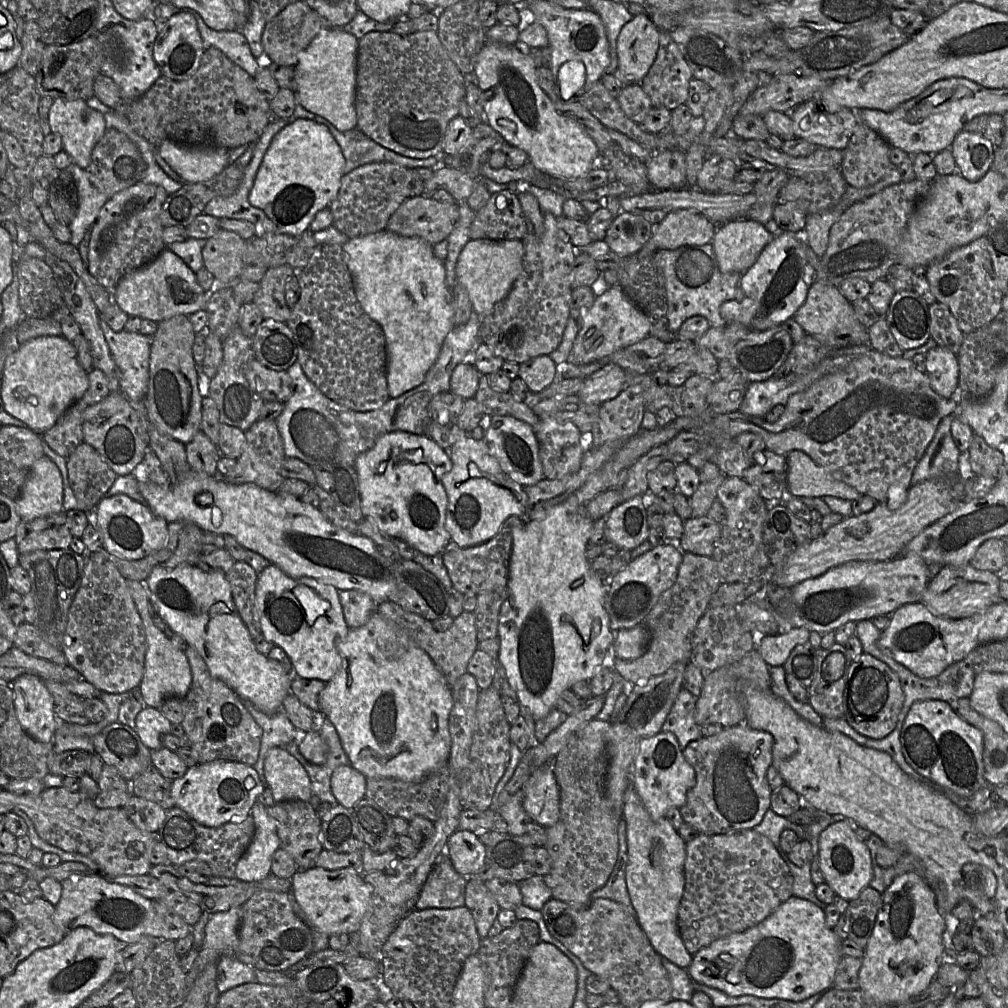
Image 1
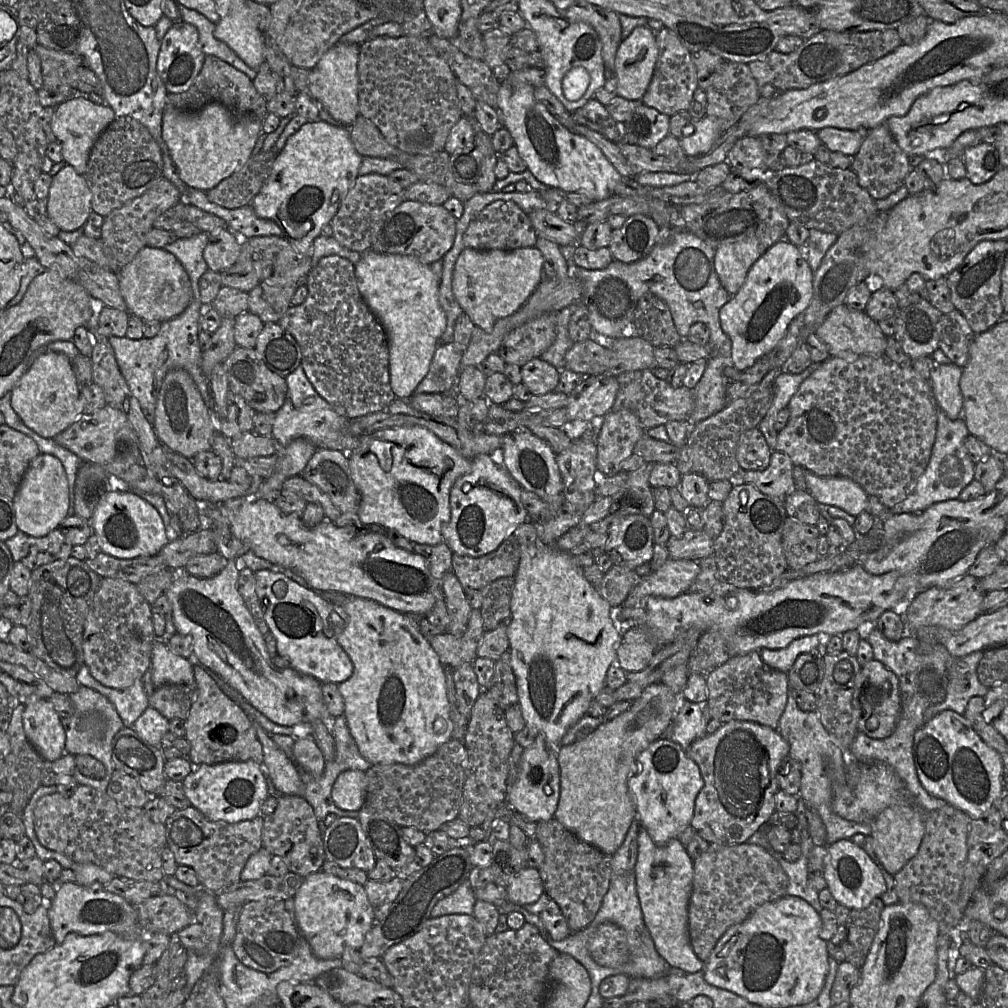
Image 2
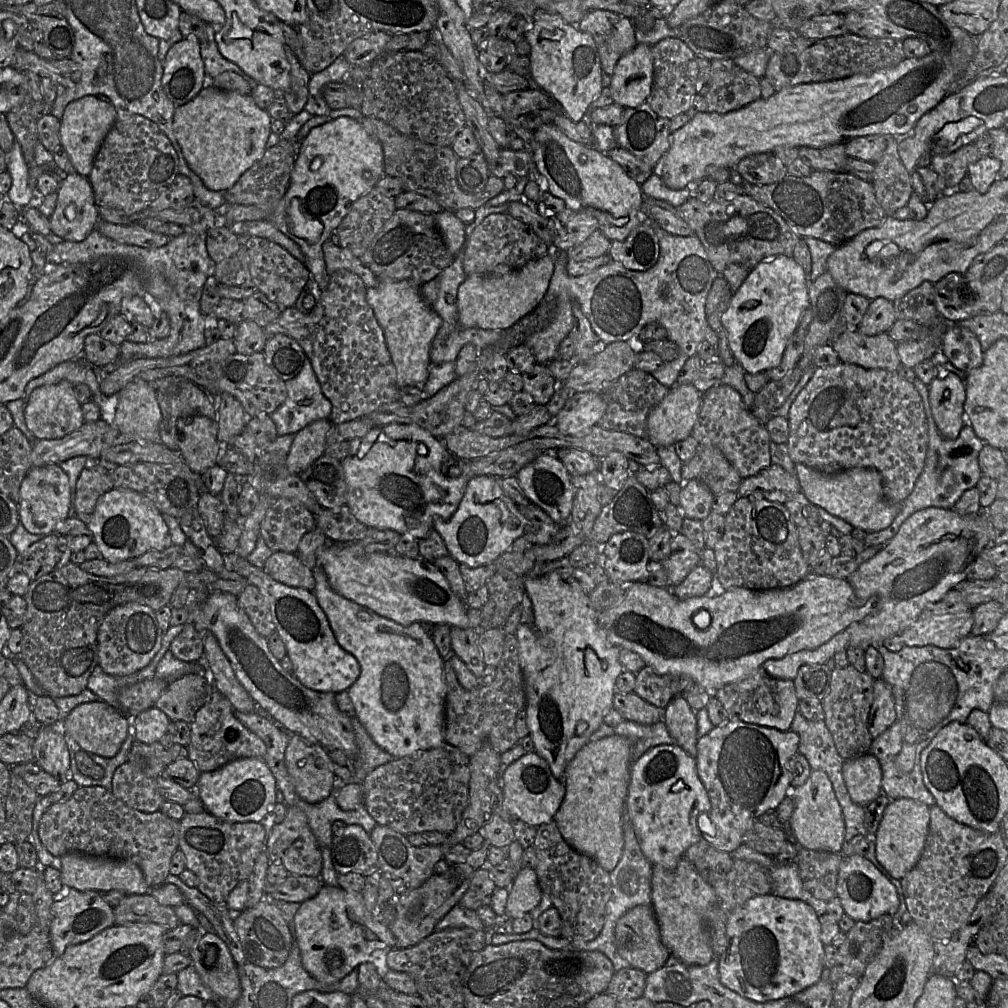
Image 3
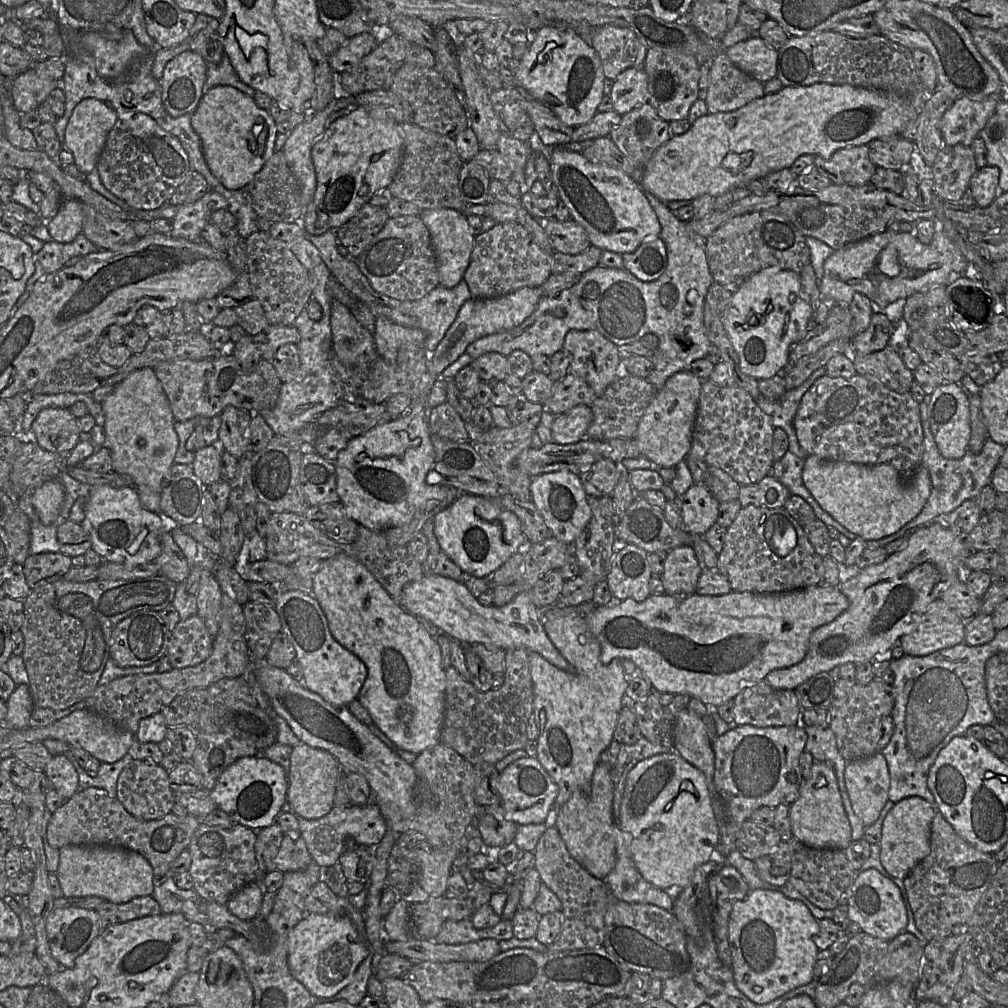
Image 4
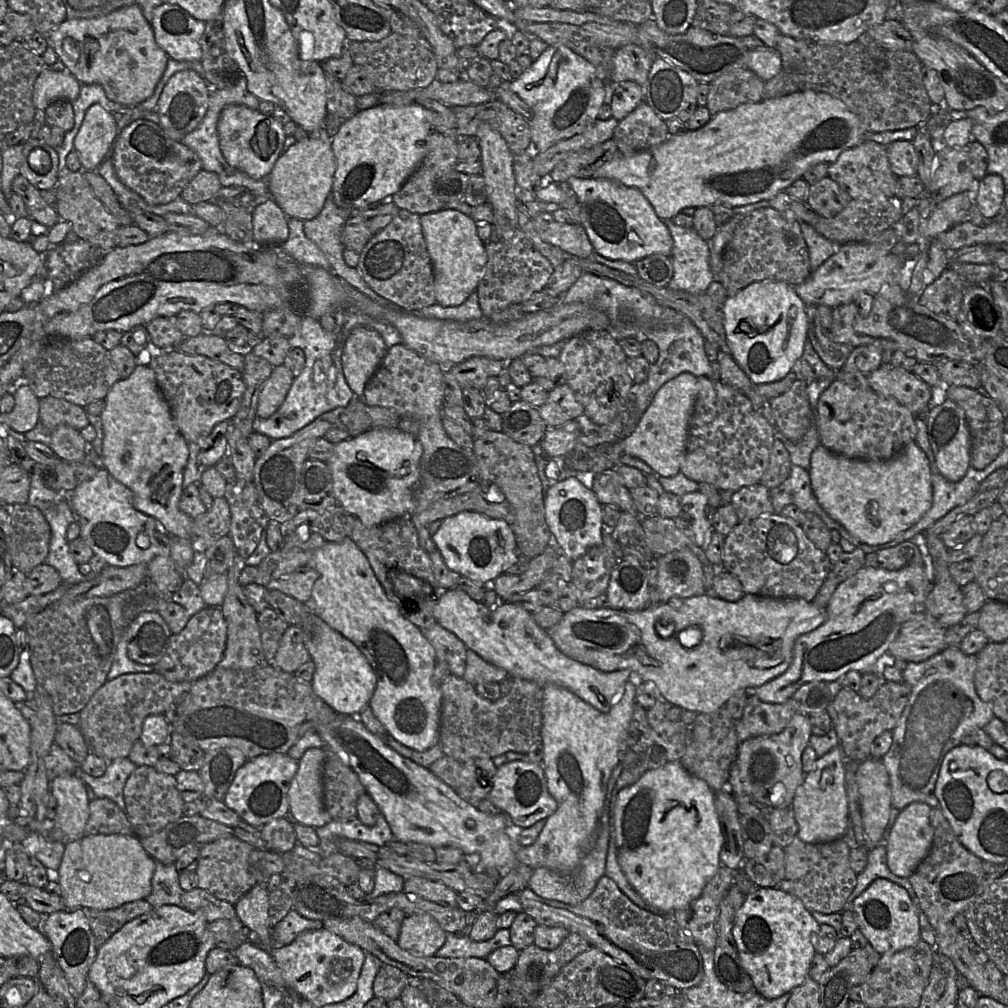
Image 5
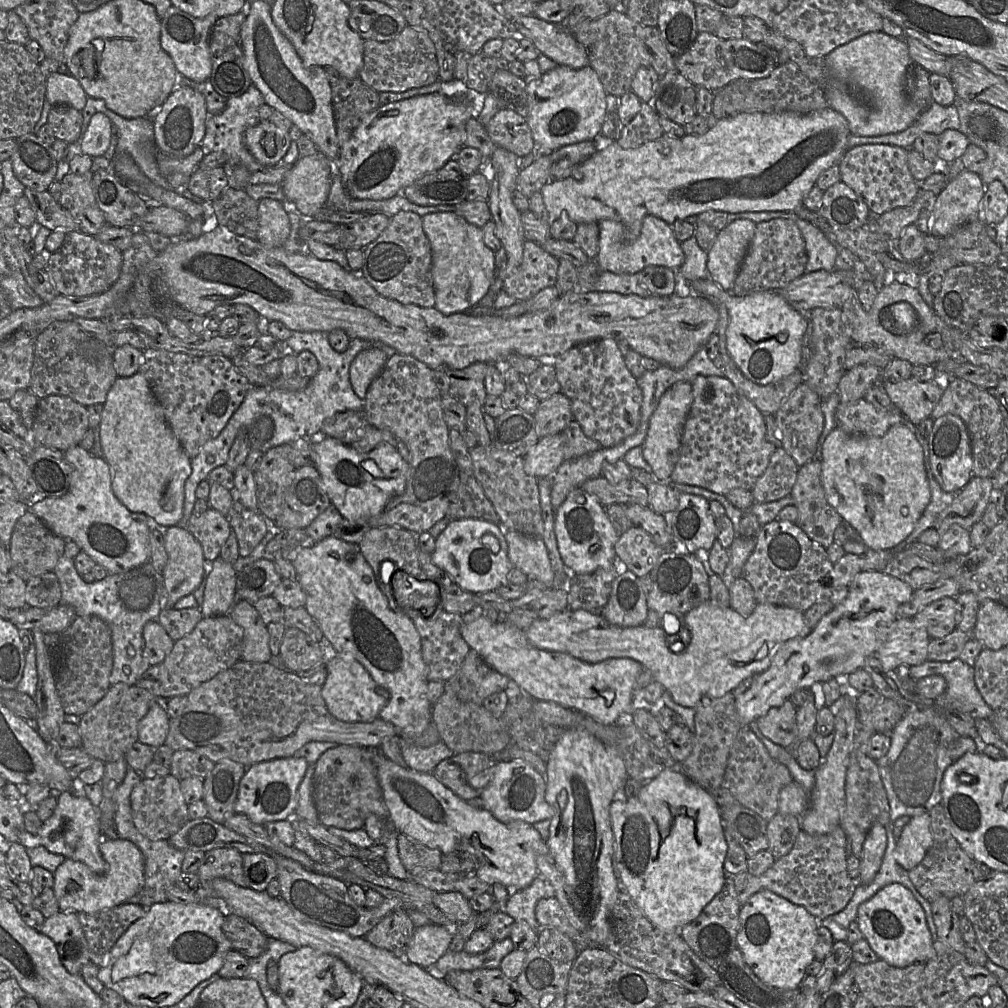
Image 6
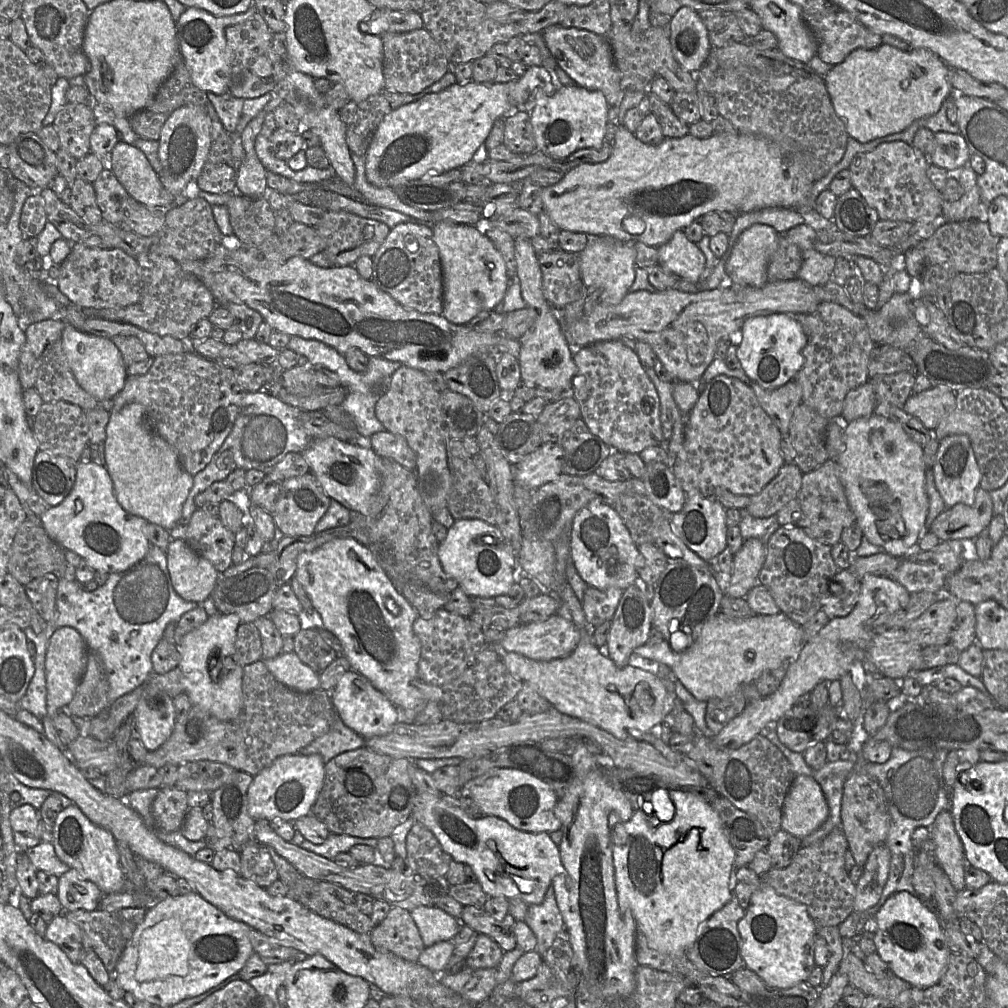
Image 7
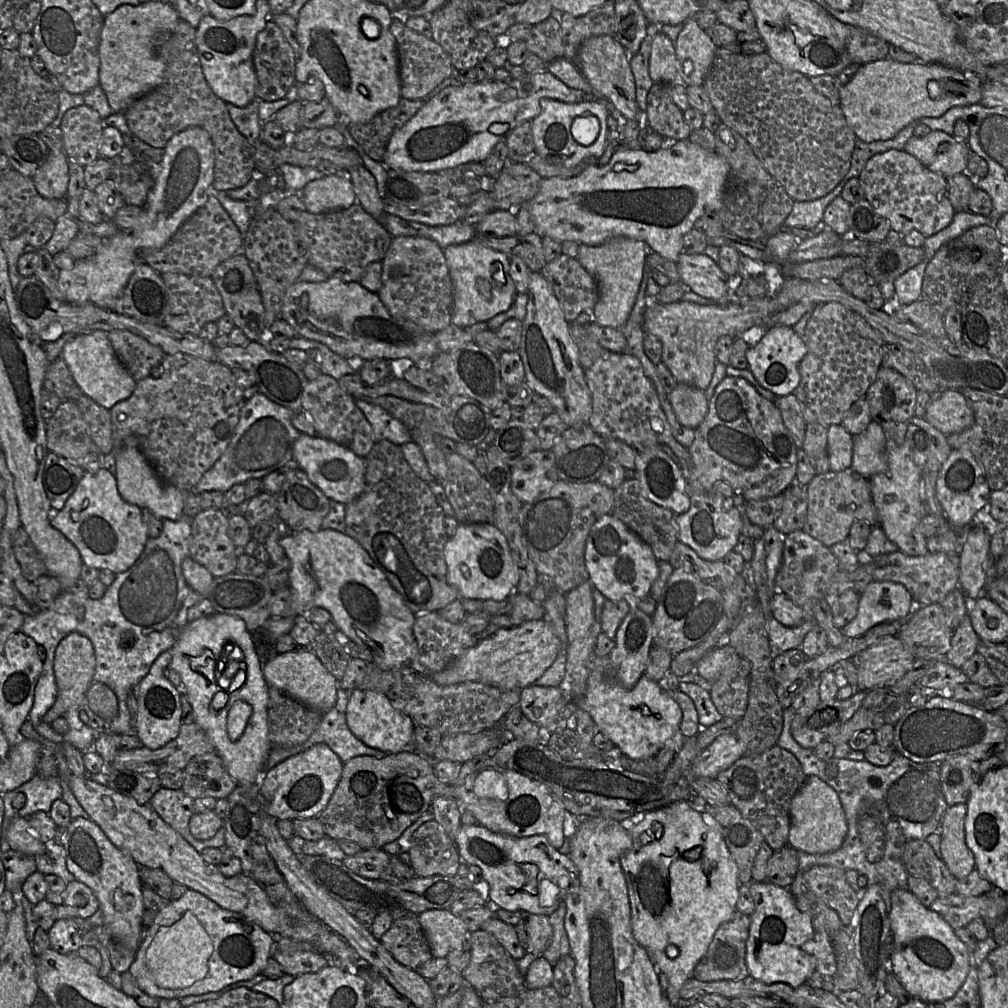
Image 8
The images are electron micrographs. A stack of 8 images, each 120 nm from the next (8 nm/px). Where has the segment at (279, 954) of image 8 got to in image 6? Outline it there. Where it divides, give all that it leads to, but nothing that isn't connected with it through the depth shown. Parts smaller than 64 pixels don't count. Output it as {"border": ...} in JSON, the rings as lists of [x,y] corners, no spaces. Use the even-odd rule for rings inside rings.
{"border":[[[226,911],[222,930],[231,948],[248,959],[261,956],[267,949],[269,938],[251,922],[233,912]]]}

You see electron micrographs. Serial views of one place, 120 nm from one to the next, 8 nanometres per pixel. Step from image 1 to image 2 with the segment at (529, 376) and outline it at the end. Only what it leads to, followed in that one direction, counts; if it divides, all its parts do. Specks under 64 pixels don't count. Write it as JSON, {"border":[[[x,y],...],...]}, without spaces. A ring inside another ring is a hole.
{"border":[[[539,357],[521,367],[521,376],[531,394],[540,396],[556,390],[560,370]]]}

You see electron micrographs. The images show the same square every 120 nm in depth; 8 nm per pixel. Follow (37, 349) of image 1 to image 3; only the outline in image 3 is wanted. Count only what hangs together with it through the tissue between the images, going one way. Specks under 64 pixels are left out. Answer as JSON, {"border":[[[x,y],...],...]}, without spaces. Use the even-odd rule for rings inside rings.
{"border":[[[66,380],[35,388],[26,402],[24,417],[28,429],[38,440],[63,438],[80,428],[85,422],[82,405],[75,396],[74,385]]]}

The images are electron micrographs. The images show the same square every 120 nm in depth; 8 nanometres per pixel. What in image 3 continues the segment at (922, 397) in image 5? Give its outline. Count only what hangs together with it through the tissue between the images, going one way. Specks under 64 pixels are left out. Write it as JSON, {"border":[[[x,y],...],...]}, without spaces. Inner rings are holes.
{"border":[[[858,330],[846,331],[831,341],[840,361],[867,369],[898,372],[902,366],[897,344],[888,333],[867,336]]]}

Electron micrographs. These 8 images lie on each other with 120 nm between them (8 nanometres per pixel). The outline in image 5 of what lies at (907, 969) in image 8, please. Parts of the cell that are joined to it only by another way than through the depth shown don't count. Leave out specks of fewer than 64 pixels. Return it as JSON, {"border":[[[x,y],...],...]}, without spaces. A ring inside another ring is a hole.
{"border":[[[885,878],[874,880],[860,894],[852,908],[858,929],[881,955],[895,953],[916,945],[921,940],[919,916],[907,890]]]}

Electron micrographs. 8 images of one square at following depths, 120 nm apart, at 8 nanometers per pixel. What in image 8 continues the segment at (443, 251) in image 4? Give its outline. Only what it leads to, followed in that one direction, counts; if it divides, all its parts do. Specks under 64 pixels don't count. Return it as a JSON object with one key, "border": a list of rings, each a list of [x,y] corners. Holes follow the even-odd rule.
{"border":[[[474,239],[450,245],[443,251],[453,284],[452,324],[466,327],[487,322],[511,307],[517,291],[510,276],[510,258],[505,253],[488,248]]]}

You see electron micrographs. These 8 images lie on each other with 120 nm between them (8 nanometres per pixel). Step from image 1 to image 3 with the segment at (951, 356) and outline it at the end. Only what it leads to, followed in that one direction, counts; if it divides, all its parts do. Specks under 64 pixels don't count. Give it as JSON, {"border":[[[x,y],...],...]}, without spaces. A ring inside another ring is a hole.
{"border":[[[942,372],[929,385],[932,415],[946,439],[956,439],[964,426],[965,399],[965,381],[952,372]]]}

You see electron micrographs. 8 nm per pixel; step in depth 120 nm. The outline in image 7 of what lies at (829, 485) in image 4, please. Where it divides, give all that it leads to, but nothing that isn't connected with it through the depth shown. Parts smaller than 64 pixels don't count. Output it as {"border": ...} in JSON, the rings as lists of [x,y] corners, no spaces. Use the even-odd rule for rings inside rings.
{"border":[[[873,414],[847,424],[845,450],[836,459],[848,504],[864,538],[894,557],[918,550],[929,500],[923,448],[895,422]]]}

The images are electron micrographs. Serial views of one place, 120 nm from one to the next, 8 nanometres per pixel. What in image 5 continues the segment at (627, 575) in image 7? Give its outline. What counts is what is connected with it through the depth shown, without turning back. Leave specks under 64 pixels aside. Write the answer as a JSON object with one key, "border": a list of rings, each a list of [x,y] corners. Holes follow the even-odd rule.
{"border":[[[577,476],[551,485],[545,492],[544,507],[547,524],[557,541],[558,552],[565,554],[571,561],[576,561],[589,548],[602,543],[603,505],[593,490],[584,486]]]}

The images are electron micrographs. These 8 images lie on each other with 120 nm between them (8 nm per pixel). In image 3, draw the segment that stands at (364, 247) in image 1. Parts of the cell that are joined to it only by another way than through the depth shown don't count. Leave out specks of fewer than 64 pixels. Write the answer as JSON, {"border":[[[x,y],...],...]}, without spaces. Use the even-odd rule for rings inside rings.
{"border":[[[384,279],[366,290],[366,300],[384,332],[399,388],[425,383],[431,367],[431,345],[442,325],[441,317],[422,298],[420,288],[407,280]]]}

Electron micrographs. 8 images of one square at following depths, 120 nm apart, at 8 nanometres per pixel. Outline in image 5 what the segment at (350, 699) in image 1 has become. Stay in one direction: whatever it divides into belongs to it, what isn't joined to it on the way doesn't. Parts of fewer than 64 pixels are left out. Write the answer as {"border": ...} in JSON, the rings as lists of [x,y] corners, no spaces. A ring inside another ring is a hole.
{"border":[[[346,538],[340,542],[326,541],[322,547],[313,551],[311,560],[307,565],[310,565],[317,571],[318,578],[313,584],[309,602],[304,604],[309,604],[321,619],[323,619],[333,630],[351,641],[366,657],[376,675],[377,682],[375,691],[369,702],[369,706],[372,709],[374,715],[383,724],[387,732],[394,737],[394,739],[411,749],[425,751],[439,743],[442,713],[442,689],[441,684],[438,684],[434,679],[434,668],[436,665],[435,649],[423,635],[421,629],[413,624],[410,620],[408,620],[403,615],[399,607],[387,597],[382,586],[374,575],[368,559],[350,538]]]}

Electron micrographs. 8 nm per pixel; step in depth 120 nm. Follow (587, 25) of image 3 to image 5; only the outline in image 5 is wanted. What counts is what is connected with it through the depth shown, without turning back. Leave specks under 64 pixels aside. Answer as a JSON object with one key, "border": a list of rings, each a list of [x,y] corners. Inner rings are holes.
{"border":[[[627,44],[615,52],[612,62],[611,80],[614,83],[631,80],[643,86],[653,58],[640,46]]]}

